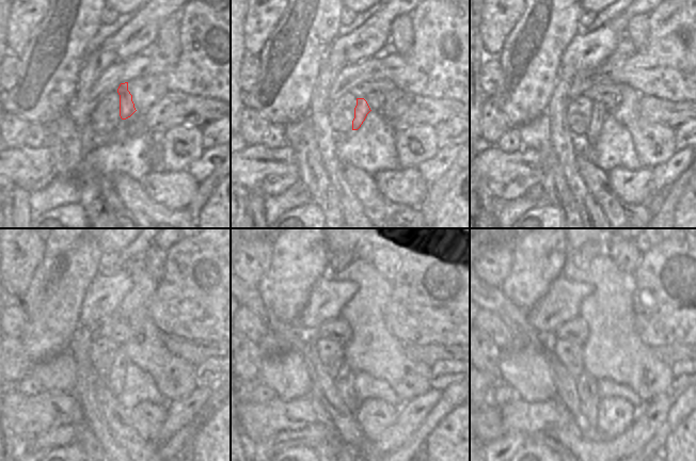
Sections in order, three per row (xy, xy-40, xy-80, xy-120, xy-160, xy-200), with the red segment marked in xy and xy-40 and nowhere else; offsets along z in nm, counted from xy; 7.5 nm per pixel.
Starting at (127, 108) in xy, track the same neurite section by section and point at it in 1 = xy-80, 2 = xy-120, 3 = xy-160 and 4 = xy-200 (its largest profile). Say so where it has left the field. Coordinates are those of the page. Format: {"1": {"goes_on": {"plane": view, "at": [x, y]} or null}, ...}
{"1": {"goes_on": {"plane": "xy-80", "at": [600, 111]}}, "2": {"goes_on": {"plane": "xy-120", "at": [114, 380]}}, "3": {"goes_on": {"plane": "xy-160", "at": [345, 381]}}, "4": {"goes_on": {"plane": "xy-200", "at": [586, 385]}}}

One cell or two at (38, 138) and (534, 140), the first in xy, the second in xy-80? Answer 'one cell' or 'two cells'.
two cells

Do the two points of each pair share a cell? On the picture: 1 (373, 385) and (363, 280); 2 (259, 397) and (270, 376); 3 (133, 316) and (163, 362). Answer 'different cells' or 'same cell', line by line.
1: different cells
2: different cells
3: same cell

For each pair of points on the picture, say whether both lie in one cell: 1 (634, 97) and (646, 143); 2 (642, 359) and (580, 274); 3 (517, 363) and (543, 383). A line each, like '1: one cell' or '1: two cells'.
1: one cell
2: one cell
3: one cell

